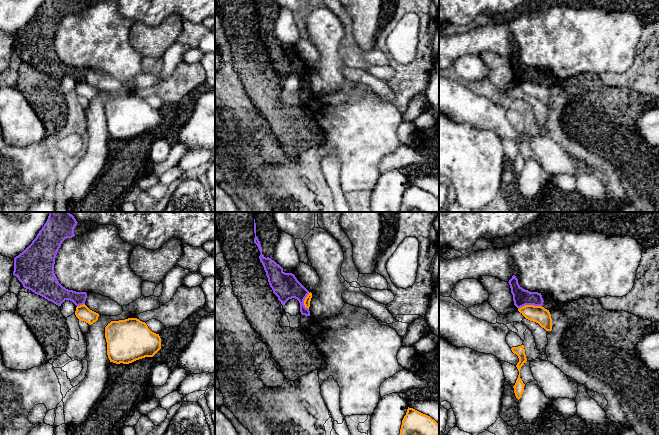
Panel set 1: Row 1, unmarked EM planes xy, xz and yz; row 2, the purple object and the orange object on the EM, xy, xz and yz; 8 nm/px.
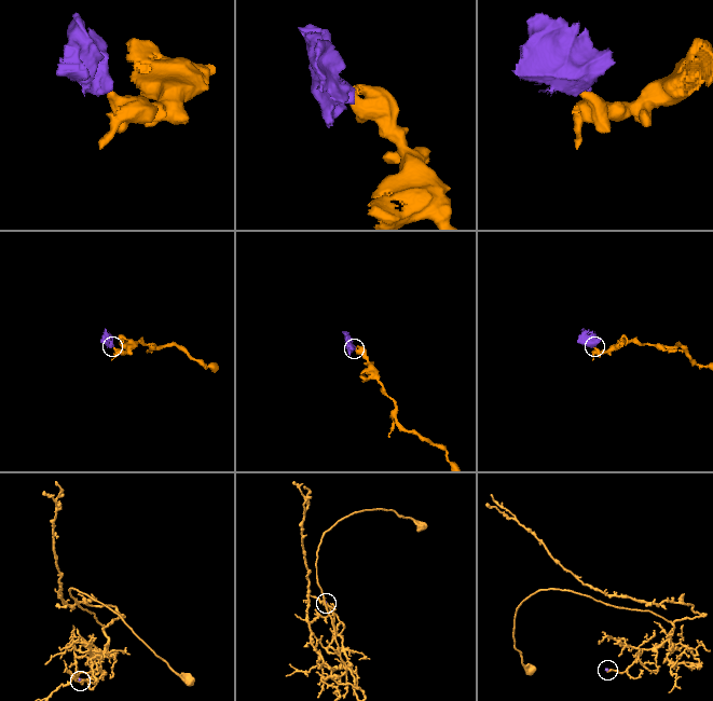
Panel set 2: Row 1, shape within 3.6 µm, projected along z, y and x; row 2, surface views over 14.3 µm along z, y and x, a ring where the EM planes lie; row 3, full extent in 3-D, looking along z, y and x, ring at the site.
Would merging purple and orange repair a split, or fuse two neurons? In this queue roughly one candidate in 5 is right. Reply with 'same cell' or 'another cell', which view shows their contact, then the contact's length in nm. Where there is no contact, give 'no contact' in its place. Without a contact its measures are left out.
another cell; meets purple in yz; contact 190 nm long

